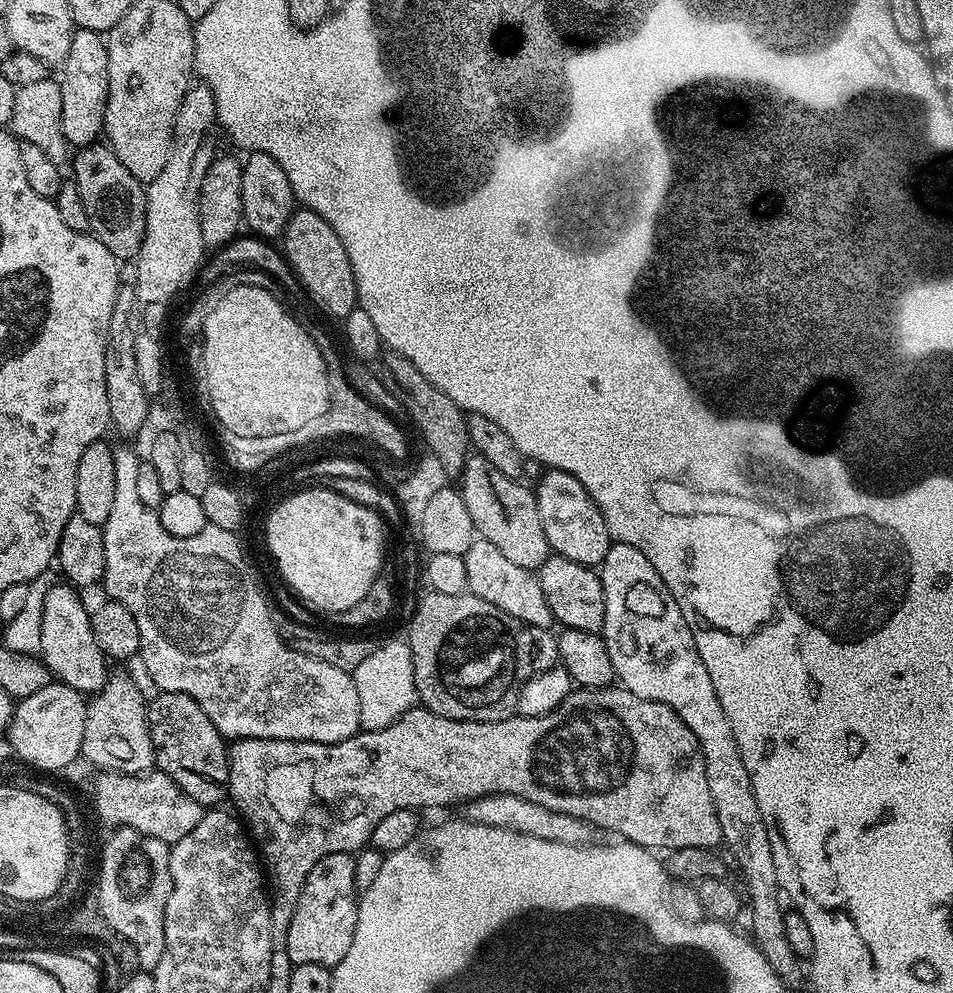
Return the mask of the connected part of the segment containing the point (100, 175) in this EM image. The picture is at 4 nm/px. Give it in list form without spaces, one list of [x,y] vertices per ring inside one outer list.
[[[97,142],[81,147],[77,152],[80,153],[77,156],[75,153],[70,164],[70,169],[72,168],[70,176],[75,181],[78,193],[81,195],[82,205],[86,208],[91,235],[96,236],[98,242],[102,242],[102,246],[106,246],[106,250],[110,250],[110,254],[114,254],[116,260],[135,261],[142,250],[142,242],[146,234],[146,198],[148,193],[145,185],[138,178],[134,178],[134,174],[130,174],[130,170],[126,170],[126,166],[122,166],[122,162],[118,162],[118,158],[113,154],[111,148],[103,143]]]

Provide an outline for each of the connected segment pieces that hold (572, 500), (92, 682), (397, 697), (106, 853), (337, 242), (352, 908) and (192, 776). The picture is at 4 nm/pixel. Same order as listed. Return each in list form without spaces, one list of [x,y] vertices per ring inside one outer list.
[[[548,468],[545,476],[534,484],[538,518],[542,518],[542,530],[546,530],[546,542],[555,555],[570,558],[570,562],[599,566],[613,546],[611,534],[606,530],[604,515],[598,510],[594,498],[574,478],[557,468]]]
[[[53,583],[49,587],[42,606],[42,642],[39,655],[59,683],[85,694],[95,694],[110,675],[110,669],[107,668],[109,665],[94,638],[89,605],[80,601],[73,585],[59,583]]]
[[[403,639],[381,643],[374,650],[374,654],[370,654],[370,658],[366,658],[366,662],[362,662],[351,674],[354,686],[358,690],[360,726],[365,732],[390,726],[417,703],[412,651]]]
[[[118,828],[100,852],[100,881],[95,893],[103,901],[107,923],[122,931],[138,950],[140,967],[151,970],[162,962],[166,950],[166,902],[170,898],[171,847],[158,838],[138,834],[133,828]]]
[[[297,207],[290,222],[284,227],[282,251],[288,265],[292,267],[292,273],[300,282],[303,295],[308,295],[316,303],[318,311],[333,316],[336,322],[342,322],[357,308],[356,279],[346,254],[346,246],[342,246],[342,238],[334,234],[326,218],[309,208]]]
[[[350,852],[326,854],[326,858],[314,862],[314,870],[306,874],[294,918],[290,918],[286,934],[286,950],[293,966],[313,964],[333,969],[338,962],[342,962],[342,958],[346,958],[350,942],[354,942],[354,930],[358,922],[355,860],[355,855]]]
[[[157,691],[156,697],[147,701],[147,706],[150,738],[156,755],[155,767],[159,771],[165,772],[190,798],[194,798],[194,802],[205,806],[219,805],[216,803],[228,796],[228,754],[230,748],[225,737],[221,736],[214,726],[214,722],[210,722],[210,718],[206,718],[206,710],[202,710],[202,706],[198,706],[198,702],[194,702],[194,698],[177,692]]]

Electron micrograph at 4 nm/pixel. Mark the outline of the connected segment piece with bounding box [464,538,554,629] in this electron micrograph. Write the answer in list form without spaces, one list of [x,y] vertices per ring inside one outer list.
[[[478,538],[472,543],[470,550],[466,550],[464,561],[468,591],[473,596],[482,598],[482,602],[490,602],[490,606],[498,606],[498,610],[510,614],[510,618],[520,621],[523,625],[547,629],[553,627],[550,602],[546,602],[546,594],[542,594],[540,577],[533,569],[510,562],[510,558],[506,558],[506,554],[502,554],[502,550],[494,546],[494,542],[483,538]]]

